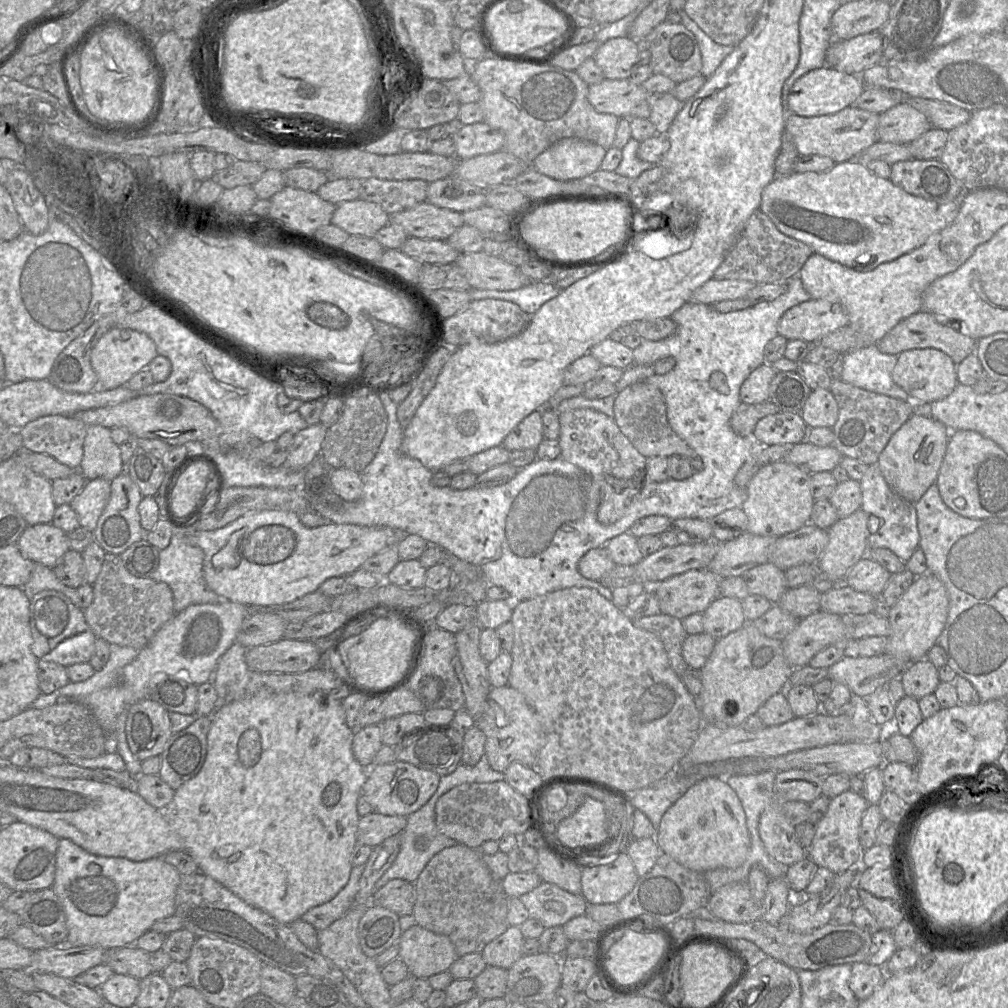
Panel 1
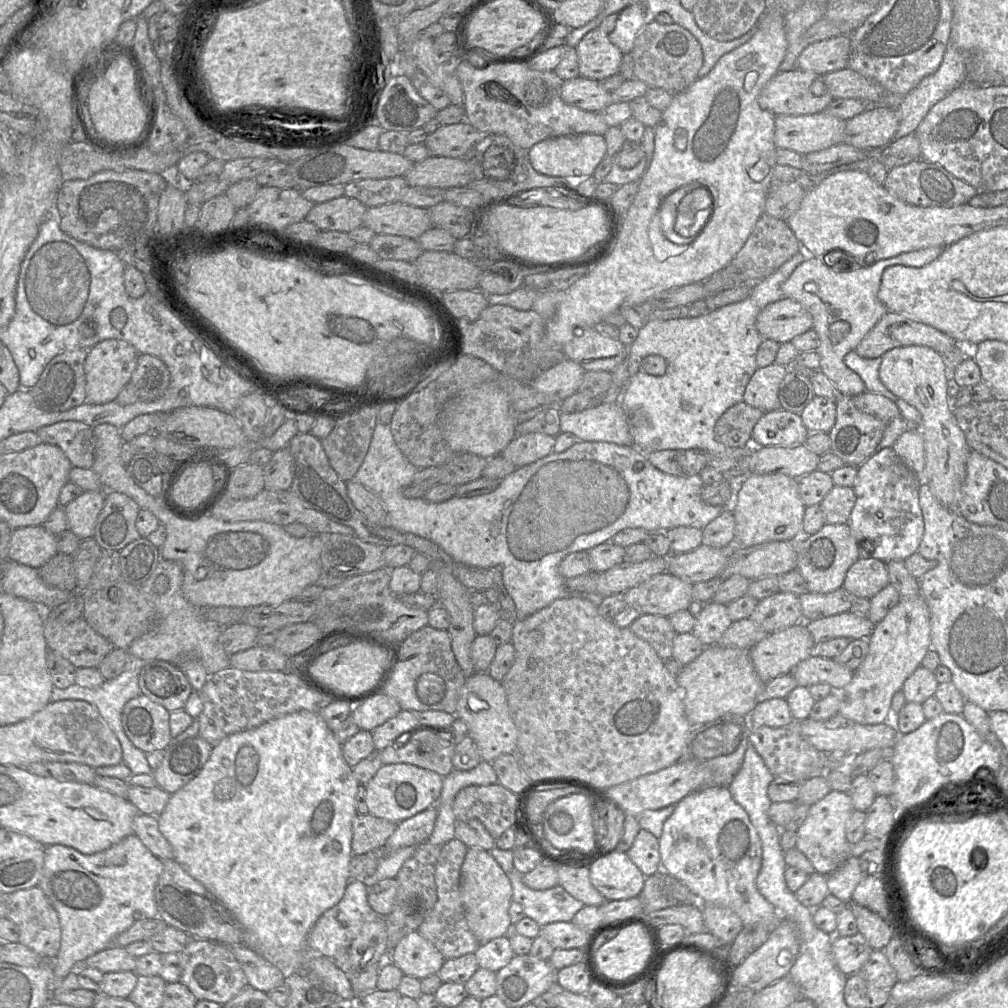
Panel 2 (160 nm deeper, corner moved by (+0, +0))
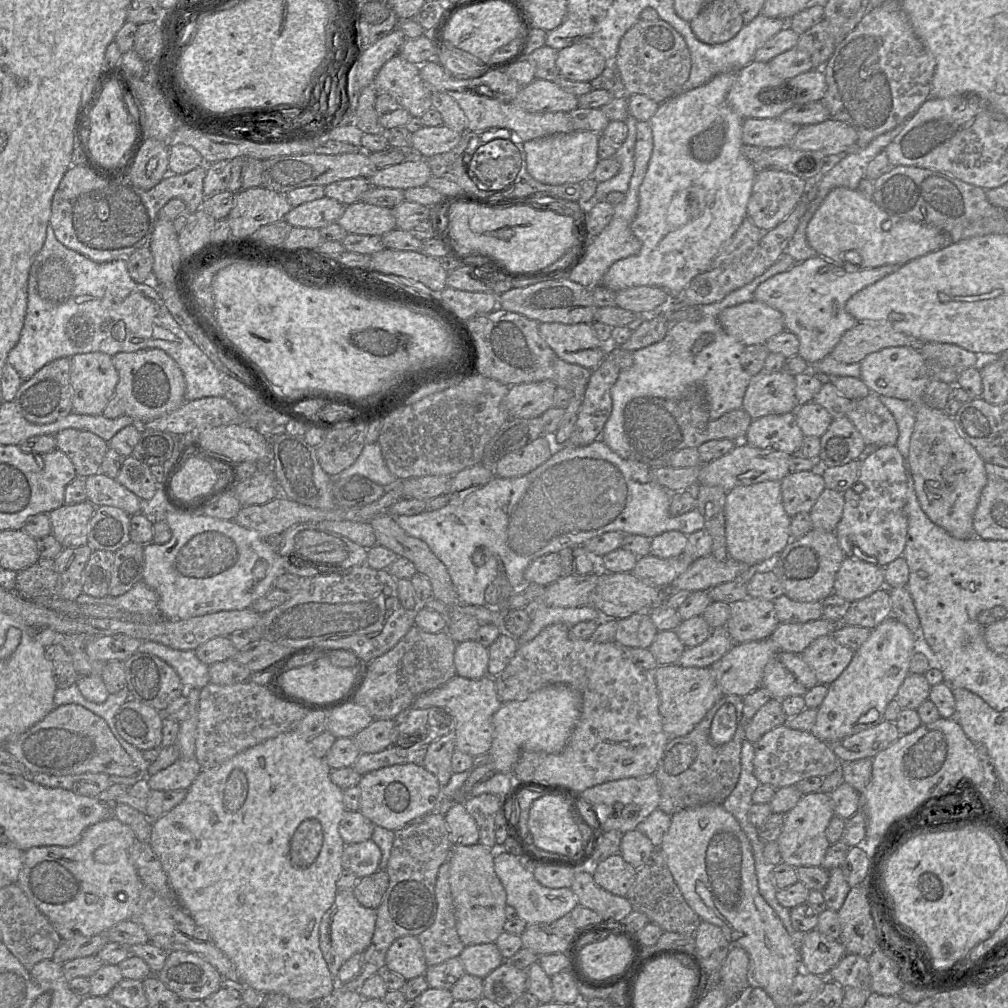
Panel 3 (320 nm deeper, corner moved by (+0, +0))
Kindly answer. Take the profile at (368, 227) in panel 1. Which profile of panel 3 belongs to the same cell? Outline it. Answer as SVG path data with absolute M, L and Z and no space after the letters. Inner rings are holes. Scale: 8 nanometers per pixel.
M324 196L292 207L282 220L293 227L320 229L337 222L346 206L333 198Z

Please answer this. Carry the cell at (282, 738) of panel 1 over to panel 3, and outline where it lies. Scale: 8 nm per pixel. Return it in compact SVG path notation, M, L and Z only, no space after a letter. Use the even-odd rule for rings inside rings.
M295 731L279 734L274 738L270 738L260 744L257 744L238 753L237 755L233 756L231 759L220 764L219 766L207 770L201 770L197 778L187 789L187 795L184 798L184 800L180 804L175 806L173 809L171 809L169 812L153 821L152 833L149 841L151 848L159 857L162 867L165 873L167 874L169 884L175 894L178 905L190 915L190 917L194 920L196 924L205 928L208 931L216 946L231 960L235 967L238 976L238 981L240 981L246 987L251 987L267 994L272 992L283 993L292 999L300 1001L324 999L330 996L330 994L333 992L334 988L337 985L337 982L333 979L329 971L329 968L319 946L320 922L325 912L333 905L336 894L338 892L337 881L343 871L342 854L345 848L345 844L339 834L339 824L345 812L345 807L343 804L343 790L331 781L330 771L331 768L327 765L325 759L320 759L314 755L309 740L304 739Z

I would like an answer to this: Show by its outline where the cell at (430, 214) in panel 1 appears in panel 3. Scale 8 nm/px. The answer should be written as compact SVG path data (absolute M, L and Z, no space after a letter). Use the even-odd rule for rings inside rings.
M357 201L345 207L338 219L349 234L382 235L396 228L393 209Z

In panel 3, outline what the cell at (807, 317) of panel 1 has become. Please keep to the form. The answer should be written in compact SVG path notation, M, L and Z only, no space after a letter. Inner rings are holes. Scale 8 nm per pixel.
M754 299L725 308L718 320L727 334L745 346L765 344L769 338L785 330L783 314Z

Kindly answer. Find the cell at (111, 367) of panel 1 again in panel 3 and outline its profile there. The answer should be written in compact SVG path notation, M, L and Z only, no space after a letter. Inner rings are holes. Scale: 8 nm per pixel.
M90 352L70 357L71 413L101 415L114 396L118 381L112 356L106 353Z

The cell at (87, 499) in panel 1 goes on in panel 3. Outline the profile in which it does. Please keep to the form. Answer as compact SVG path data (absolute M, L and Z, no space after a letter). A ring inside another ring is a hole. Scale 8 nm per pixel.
M85 500L77 504L63 504L49 512L51 535L65 548L88 544L88 523L96 507Z

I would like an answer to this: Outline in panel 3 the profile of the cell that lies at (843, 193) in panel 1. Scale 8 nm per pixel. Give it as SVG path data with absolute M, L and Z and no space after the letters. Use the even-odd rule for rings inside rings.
M835 187L826 195L807 225L806 238L827 263L839 267L852 265L853 272L888 264L906 264L953 242L941 229L889 214L873 198L846 187Z

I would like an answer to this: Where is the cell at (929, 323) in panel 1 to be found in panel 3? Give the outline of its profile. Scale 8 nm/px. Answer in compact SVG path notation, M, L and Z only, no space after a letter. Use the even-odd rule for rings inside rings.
M858 322L842 335L830 356L839 362L854 364L884 348L909 346L920 350L925 343L928 342L896 331L887 323Z

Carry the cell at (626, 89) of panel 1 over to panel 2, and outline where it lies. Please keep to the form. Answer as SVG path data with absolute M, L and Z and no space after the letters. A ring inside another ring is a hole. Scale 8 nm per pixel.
M581 76L564 80L560 96L566 104L590 112L601 111L613 103L611 91L604 89L599 81Z

